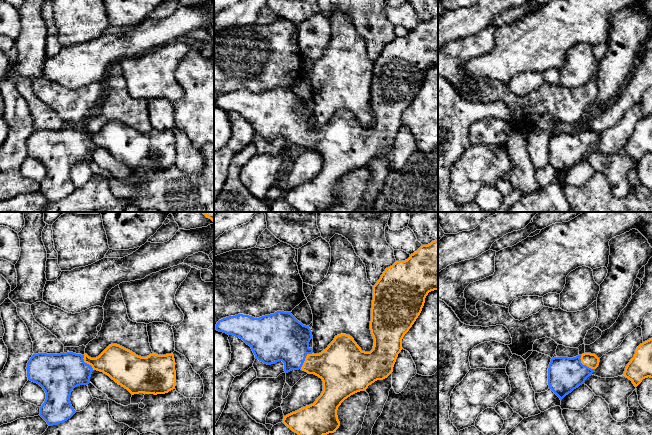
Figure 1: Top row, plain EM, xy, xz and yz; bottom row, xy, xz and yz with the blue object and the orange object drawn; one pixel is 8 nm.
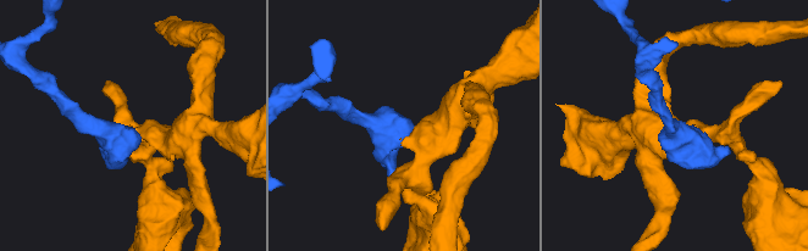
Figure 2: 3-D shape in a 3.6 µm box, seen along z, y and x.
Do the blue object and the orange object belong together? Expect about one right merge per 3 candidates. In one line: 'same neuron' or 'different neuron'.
same neuron

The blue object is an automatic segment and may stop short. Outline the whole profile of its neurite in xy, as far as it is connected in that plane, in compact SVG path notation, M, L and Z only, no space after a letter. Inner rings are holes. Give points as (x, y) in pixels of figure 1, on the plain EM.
M117 120L109 121L96 134L91 134L87 130L81 131L73 128L33 130L27 139L26 145L28 156L39 160L46 169L46 175L40 183L40 192L49 202L63 199L76 189L70 178L71 168L77 162L88 161L93 146L108 151L132 171L139 169L165 170L175 165L176 162L173 129L158 131L153 128L147 133L141 133Z

